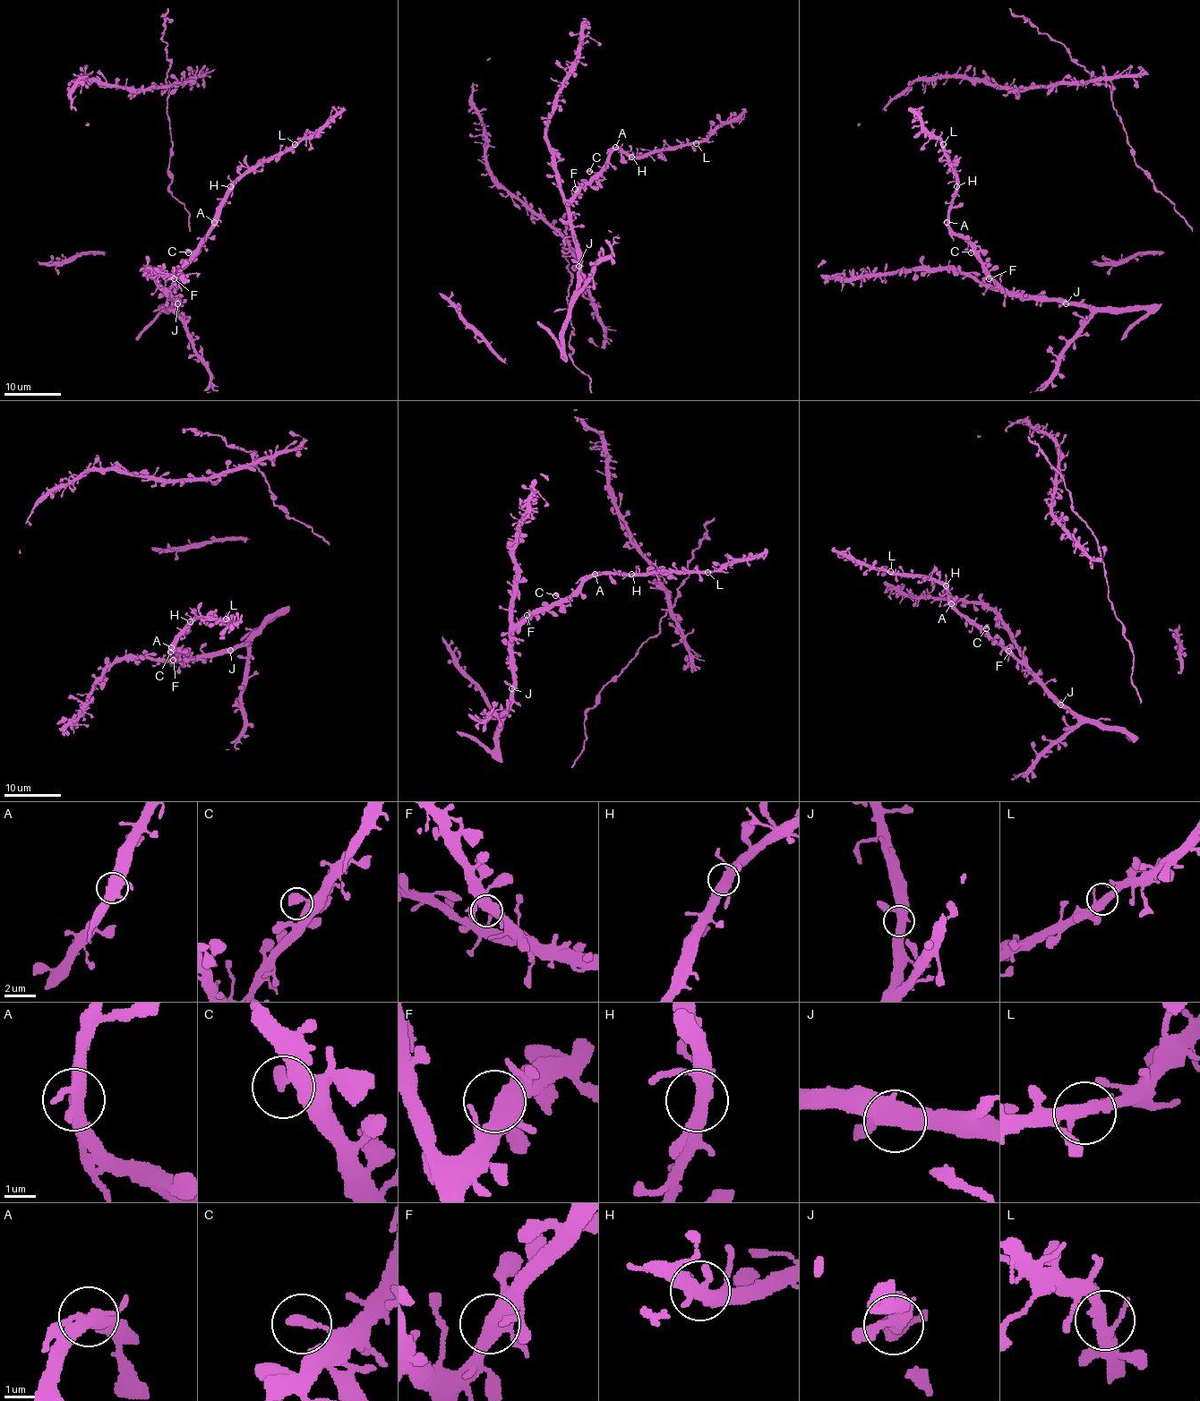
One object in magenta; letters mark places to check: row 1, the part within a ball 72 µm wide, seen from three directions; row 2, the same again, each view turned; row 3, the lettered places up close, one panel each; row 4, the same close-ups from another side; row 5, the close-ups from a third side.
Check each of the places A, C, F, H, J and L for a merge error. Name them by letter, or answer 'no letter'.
A

